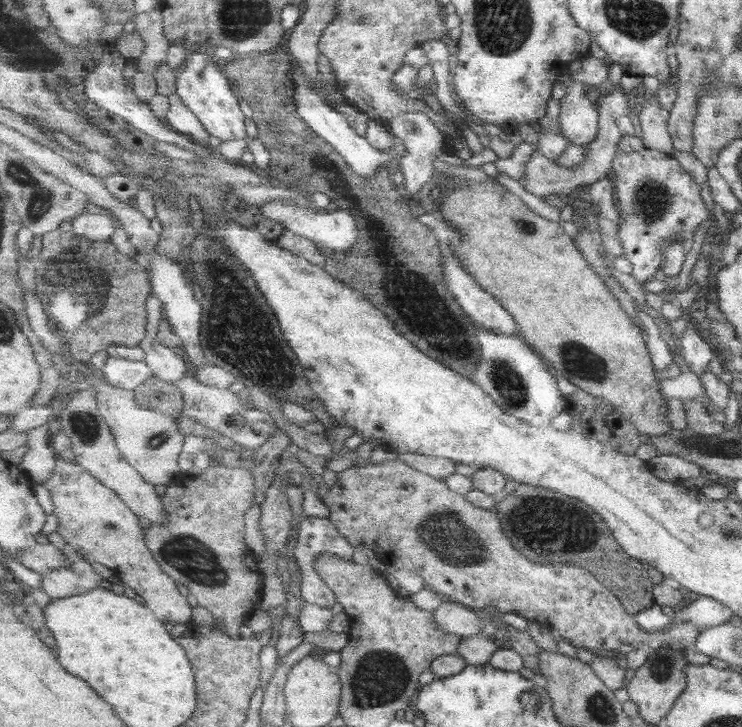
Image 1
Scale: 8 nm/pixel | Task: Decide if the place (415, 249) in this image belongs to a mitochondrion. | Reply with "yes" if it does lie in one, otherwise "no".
no

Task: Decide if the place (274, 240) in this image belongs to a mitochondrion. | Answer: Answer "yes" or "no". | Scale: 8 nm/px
no

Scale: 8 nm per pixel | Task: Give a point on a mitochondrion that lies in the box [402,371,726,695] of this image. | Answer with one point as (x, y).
(442, 533)

